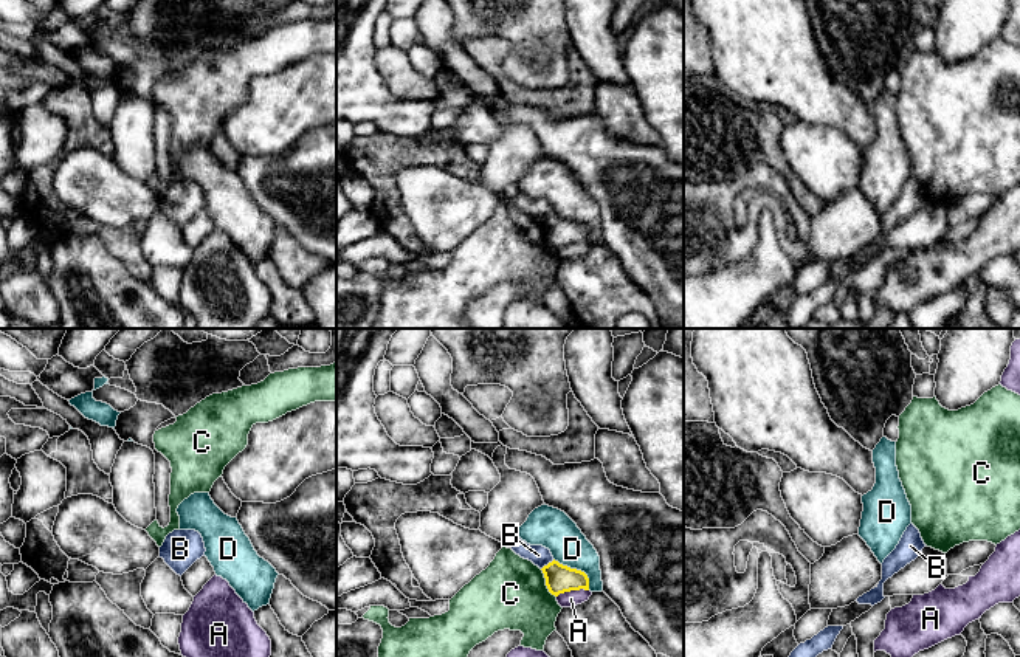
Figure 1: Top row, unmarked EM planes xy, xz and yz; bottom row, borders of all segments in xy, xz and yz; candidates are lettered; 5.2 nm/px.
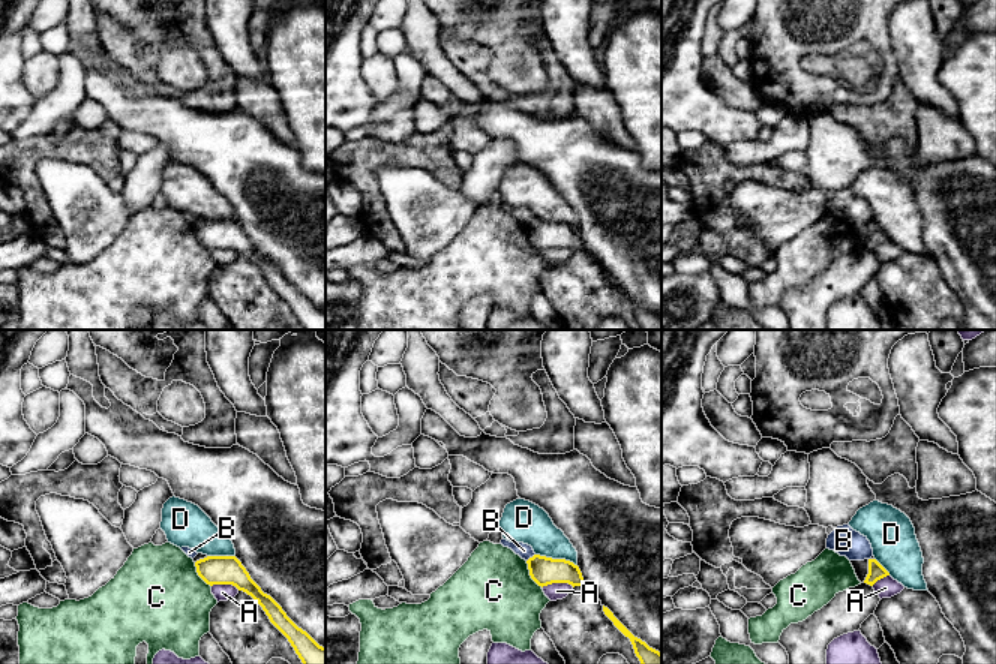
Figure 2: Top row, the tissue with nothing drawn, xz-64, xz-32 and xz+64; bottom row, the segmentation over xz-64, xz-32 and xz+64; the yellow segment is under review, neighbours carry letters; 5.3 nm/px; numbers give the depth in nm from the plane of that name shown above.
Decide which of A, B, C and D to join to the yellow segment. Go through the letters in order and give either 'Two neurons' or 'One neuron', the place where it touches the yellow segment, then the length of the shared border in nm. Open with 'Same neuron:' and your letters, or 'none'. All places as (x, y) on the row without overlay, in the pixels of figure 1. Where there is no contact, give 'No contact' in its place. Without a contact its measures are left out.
Same neuron: none
A: Two neurons. Touches yellow at xz (572, 242). Shared border 170 nm
B: Two neurons. Touches yellow at xz (549, 216). Shared border 90 nm
C: Two neurons. Touches yellow at xz (546, 236). Shared border 170 nm
D: Two neurons. Touches yellow at xz (575, 222). Shared border 260 nm

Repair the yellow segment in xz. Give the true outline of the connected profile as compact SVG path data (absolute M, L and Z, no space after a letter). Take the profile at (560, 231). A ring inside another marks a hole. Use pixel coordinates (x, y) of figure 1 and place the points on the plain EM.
M555 212L541 223L544 226L549 245L555 249L570 243L589 243L589 231L581 223L563 218Z

